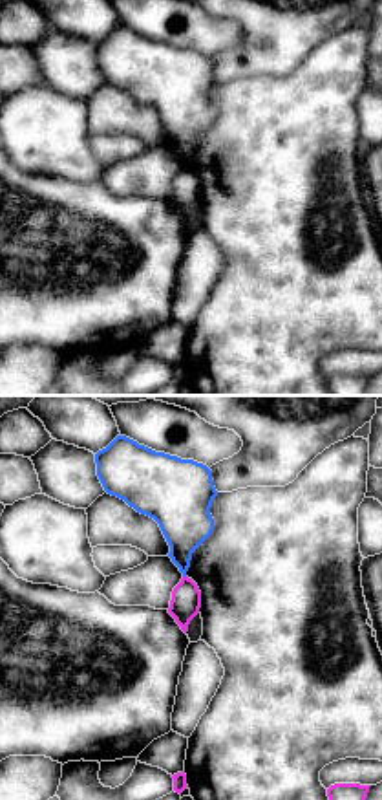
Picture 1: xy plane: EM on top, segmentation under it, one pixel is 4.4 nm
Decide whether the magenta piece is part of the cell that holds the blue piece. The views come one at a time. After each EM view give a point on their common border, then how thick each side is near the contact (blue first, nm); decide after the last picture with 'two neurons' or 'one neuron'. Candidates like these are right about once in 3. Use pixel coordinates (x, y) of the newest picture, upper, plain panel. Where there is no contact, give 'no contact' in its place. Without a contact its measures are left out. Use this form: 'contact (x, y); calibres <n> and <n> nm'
no contact

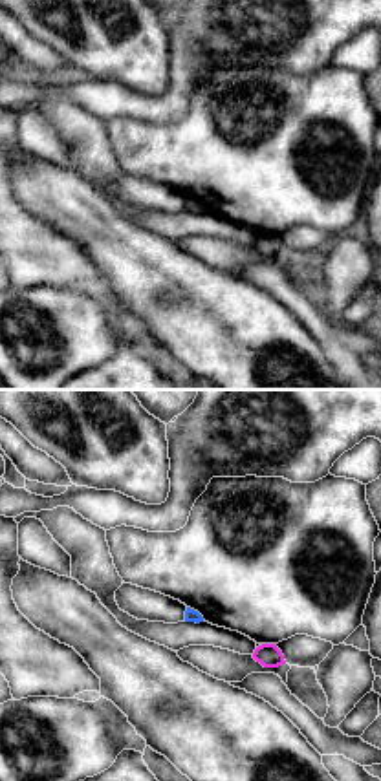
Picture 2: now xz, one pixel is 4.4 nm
no contact

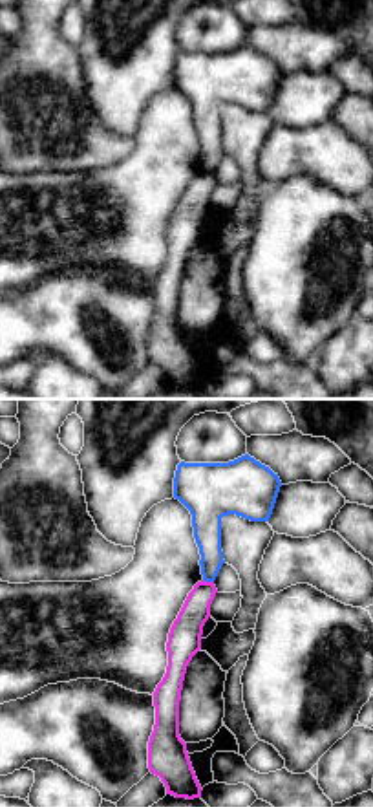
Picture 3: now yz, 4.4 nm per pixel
contact (209, 171); calibres 130 and 140 nm

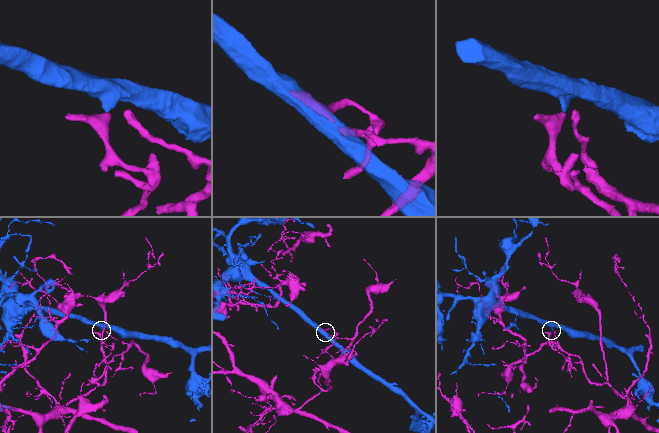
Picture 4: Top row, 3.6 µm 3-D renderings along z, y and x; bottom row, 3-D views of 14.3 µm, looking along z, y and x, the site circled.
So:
two neurons

